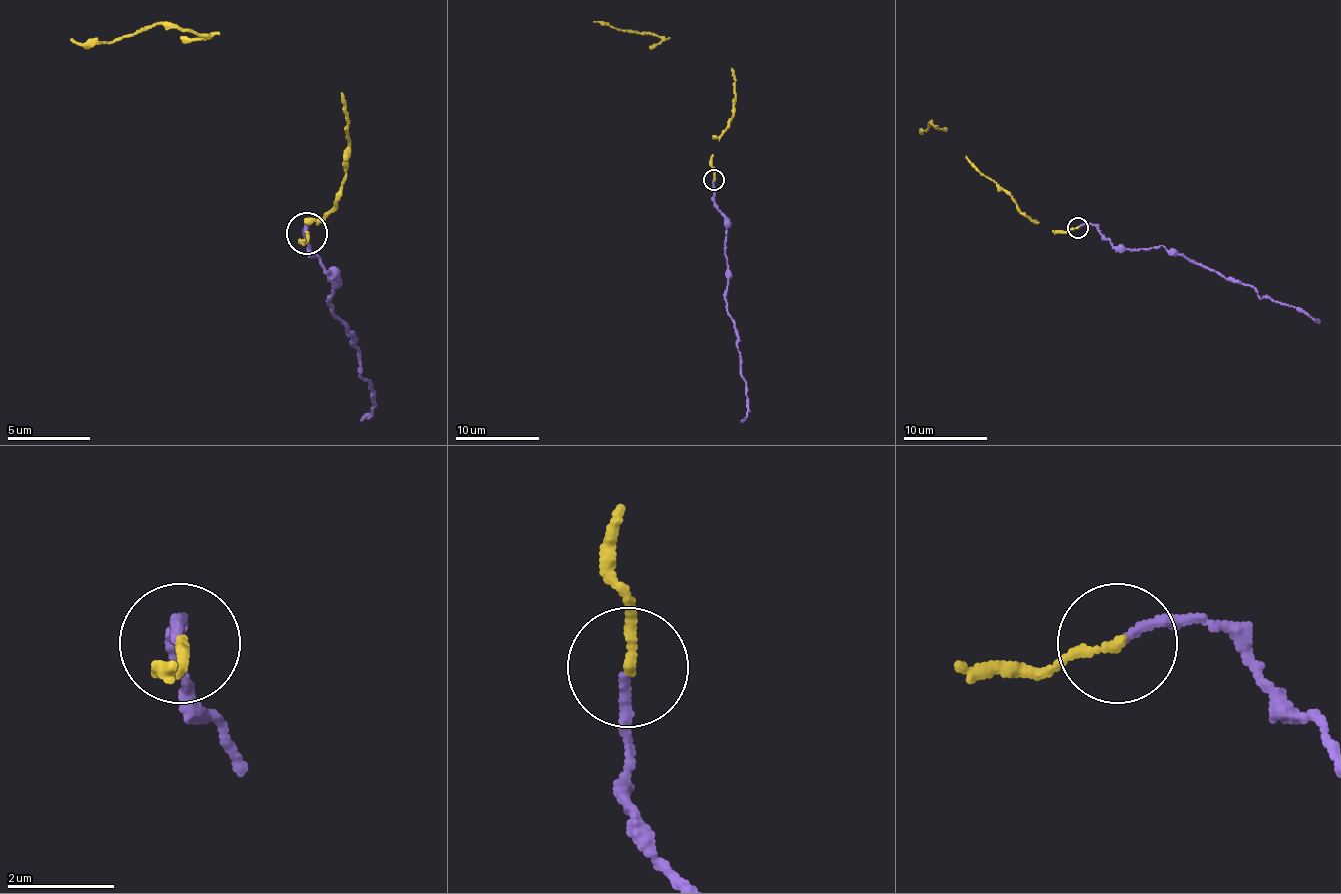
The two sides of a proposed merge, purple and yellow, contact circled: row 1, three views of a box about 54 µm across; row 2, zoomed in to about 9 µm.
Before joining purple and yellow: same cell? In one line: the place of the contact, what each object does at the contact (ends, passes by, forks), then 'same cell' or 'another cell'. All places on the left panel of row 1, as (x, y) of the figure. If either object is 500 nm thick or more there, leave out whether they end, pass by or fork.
(306, 233) | purple ends | yellow ends | same cell

